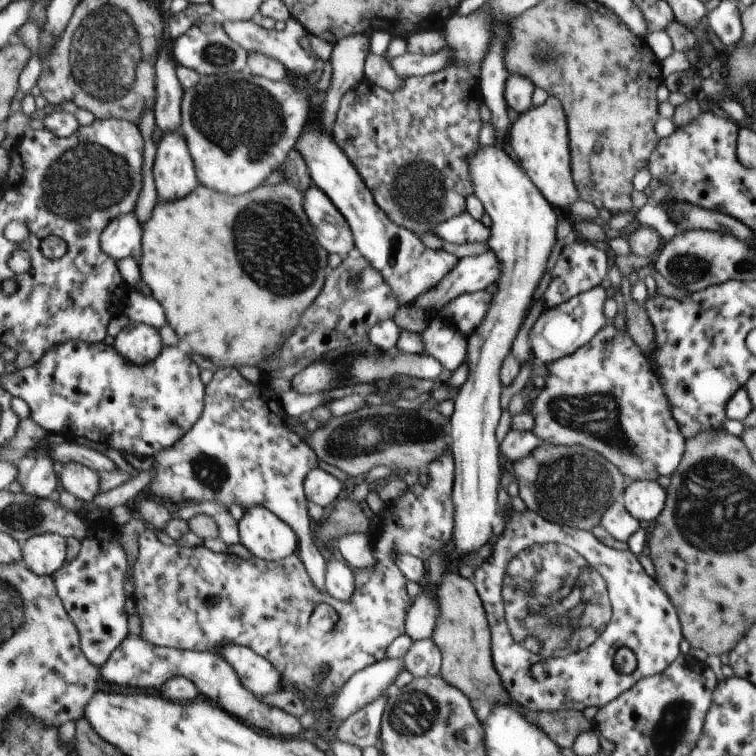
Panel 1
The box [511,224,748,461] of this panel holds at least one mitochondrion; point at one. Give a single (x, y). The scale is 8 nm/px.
(687, 268)

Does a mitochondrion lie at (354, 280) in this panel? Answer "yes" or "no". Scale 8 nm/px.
yes

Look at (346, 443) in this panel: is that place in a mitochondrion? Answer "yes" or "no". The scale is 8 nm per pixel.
yes

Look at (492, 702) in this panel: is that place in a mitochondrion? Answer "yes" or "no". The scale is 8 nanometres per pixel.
no

